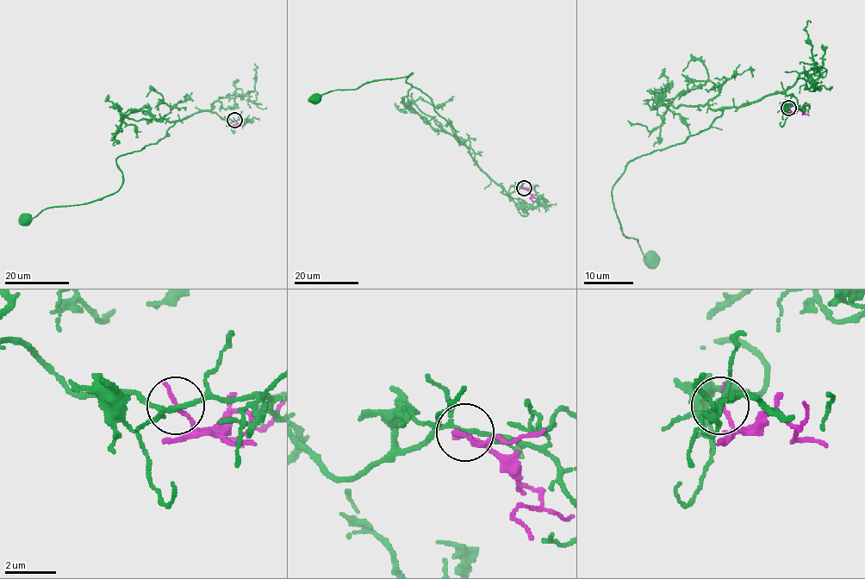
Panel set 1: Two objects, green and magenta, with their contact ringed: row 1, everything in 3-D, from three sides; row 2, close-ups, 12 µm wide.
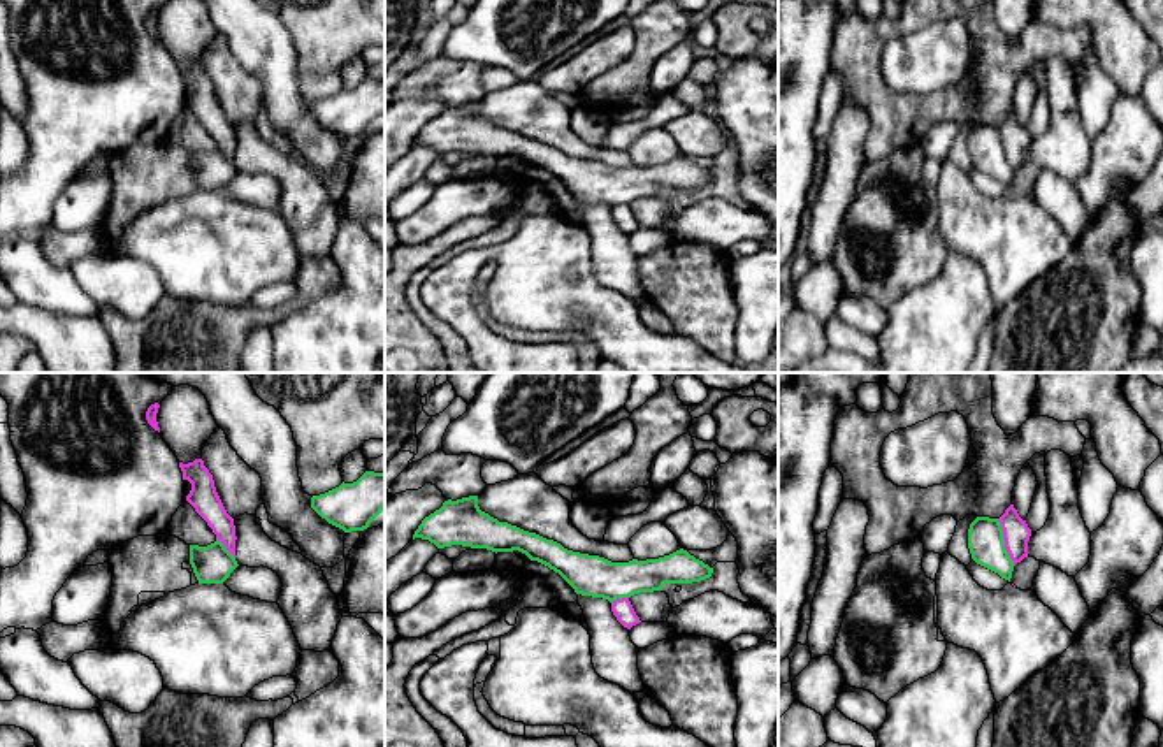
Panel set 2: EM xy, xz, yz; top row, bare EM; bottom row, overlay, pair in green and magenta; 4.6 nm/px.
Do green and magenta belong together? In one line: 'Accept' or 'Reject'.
Reject

